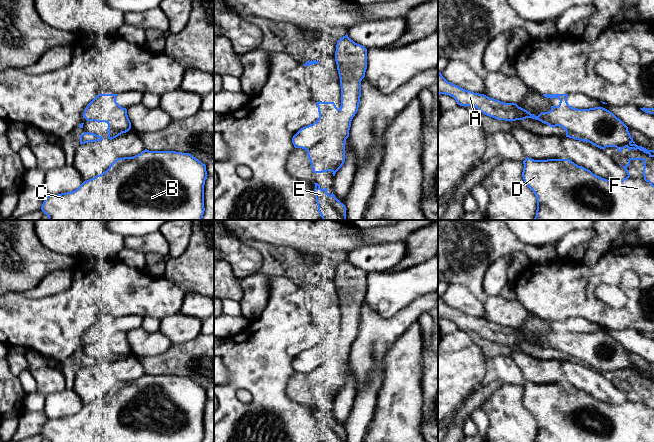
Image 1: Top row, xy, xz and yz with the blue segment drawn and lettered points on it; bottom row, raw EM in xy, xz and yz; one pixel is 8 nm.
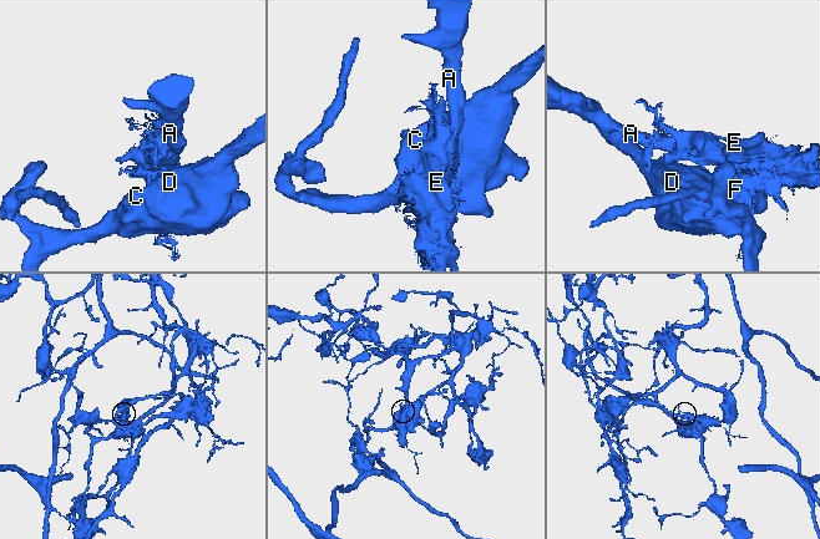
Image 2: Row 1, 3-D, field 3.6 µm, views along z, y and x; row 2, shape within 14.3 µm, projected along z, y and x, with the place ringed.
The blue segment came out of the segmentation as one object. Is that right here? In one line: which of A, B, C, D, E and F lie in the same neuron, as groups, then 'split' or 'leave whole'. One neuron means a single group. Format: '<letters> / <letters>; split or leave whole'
A B C D E F; leave whole

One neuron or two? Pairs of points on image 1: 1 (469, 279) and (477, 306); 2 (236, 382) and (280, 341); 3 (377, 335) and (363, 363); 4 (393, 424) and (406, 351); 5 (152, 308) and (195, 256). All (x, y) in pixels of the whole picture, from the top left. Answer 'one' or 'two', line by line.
1: two
2: one
3: one
4: one
5: two

